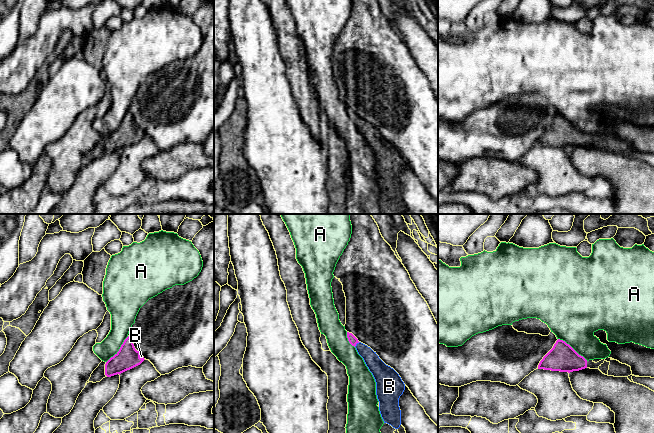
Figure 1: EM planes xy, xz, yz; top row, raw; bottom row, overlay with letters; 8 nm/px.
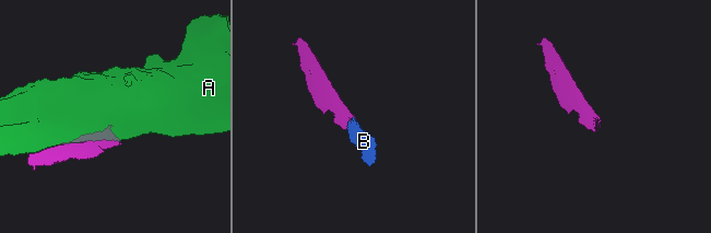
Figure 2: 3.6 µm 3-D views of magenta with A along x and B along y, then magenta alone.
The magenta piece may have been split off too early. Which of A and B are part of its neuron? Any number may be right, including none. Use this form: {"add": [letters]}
{"add": ["B"]}

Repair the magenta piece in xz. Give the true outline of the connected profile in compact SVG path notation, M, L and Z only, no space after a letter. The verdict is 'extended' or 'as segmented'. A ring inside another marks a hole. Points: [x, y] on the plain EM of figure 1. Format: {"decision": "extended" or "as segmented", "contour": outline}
{"decision": "extended", "contour": "M347 108L347 114L363 134L375 155L376 171L379 177L377 182L384 197L380 205L382 214L397 214L394 208L401 201L399 174L405 166L405 160L399 150L386 141L370 123L359 118L352 109Z"}

